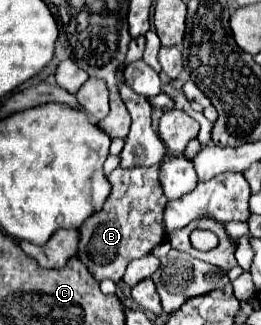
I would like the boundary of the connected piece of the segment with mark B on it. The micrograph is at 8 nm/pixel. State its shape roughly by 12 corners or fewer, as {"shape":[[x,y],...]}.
{"shape":[[161,163],[117,167],[103,211],[79,229],[95,279],[165,241]]}

